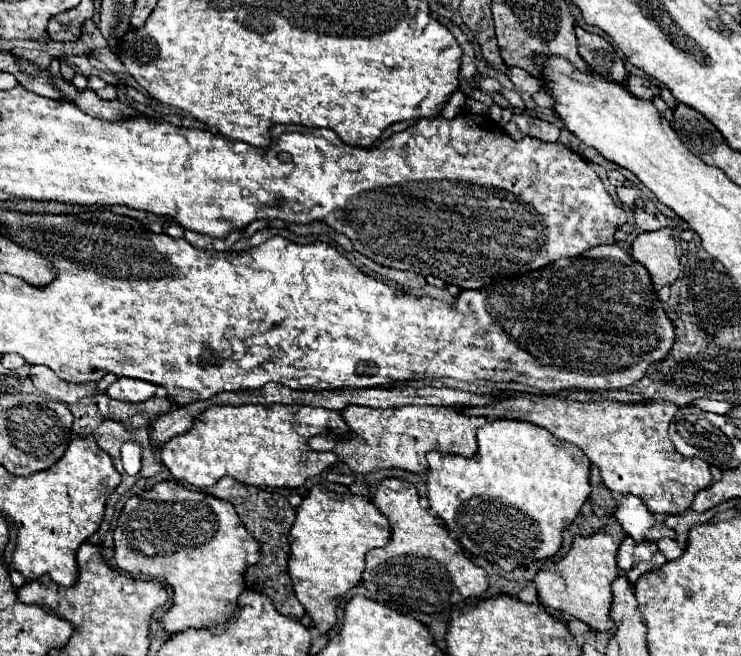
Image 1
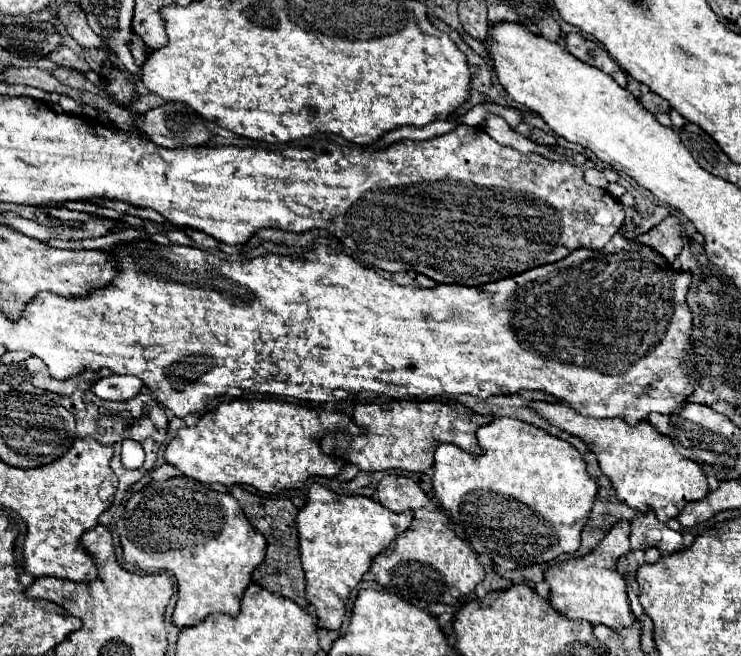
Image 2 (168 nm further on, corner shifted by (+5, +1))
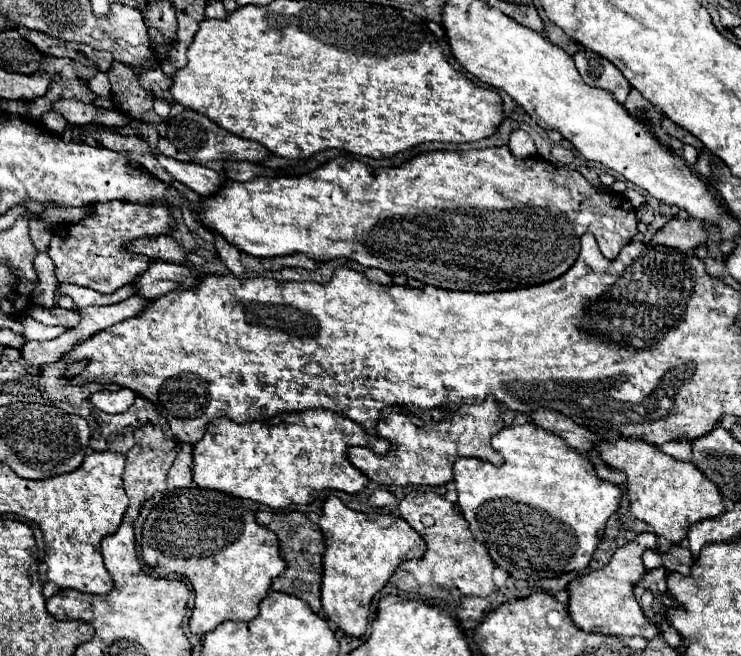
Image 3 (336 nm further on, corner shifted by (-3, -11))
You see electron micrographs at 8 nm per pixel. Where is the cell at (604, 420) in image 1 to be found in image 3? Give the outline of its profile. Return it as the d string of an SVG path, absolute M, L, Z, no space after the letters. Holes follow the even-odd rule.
M632 438L600 442L596 450L608 466L626 472L630 514L652 526L656 536L668 548L672 544L680 544L686 538L690 524L724 514L724 502L718 488L690 462L674 460L672 456L660 452L660 448Z

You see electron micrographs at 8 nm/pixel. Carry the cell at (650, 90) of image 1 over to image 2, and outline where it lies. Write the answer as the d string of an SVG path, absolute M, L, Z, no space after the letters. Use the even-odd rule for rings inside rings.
M656 92L642 94L642 96L640 96L640 104L642 104L646 110L650 110L652 114L668 112L668 110L670 110L670 104L668 104L662 96L656 96Z

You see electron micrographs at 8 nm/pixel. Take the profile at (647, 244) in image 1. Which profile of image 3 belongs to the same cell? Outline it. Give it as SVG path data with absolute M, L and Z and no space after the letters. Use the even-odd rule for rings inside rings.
M680 210L664 228L660 228L652 236L652 244L672 246L682 252L694 250L704 242L706 242L704 222L700 218L688 216L684 210Z

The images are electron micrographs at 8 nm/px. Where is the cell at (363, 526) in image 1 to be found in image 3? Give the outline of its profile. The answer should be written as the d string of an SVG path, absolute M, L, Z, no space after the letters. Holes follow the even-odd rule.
M328 496L324 502L320 528L326 538L326 552L324 552L324 576L322 576L322 608L330 622L334 622L340 630L348 636L362 638L368 628L368 616L364 616L364 608L372 604L374 594L378 594L400 562L412 560L424 554L424 540L422 536L402 518L390 514L364 514L350 510L340 498Z

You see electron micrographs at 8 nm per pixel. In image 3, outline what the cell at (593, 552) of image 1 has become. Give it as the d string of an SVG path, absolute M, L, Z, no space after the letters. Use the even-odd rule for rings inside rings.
M654 534L636 536L636 540L632 540L630 544L618 548L612 560L604 568L592 570L570 582L568 612L572 622L576 622L580 630L612 634L612 636L642 636L646 640L652 640L660 634L660 630L646 620L632 592L632 588L636 586L636 580L640 580L640 576L644 576L646 572L642 564L644 550L658 550L658 538Z

